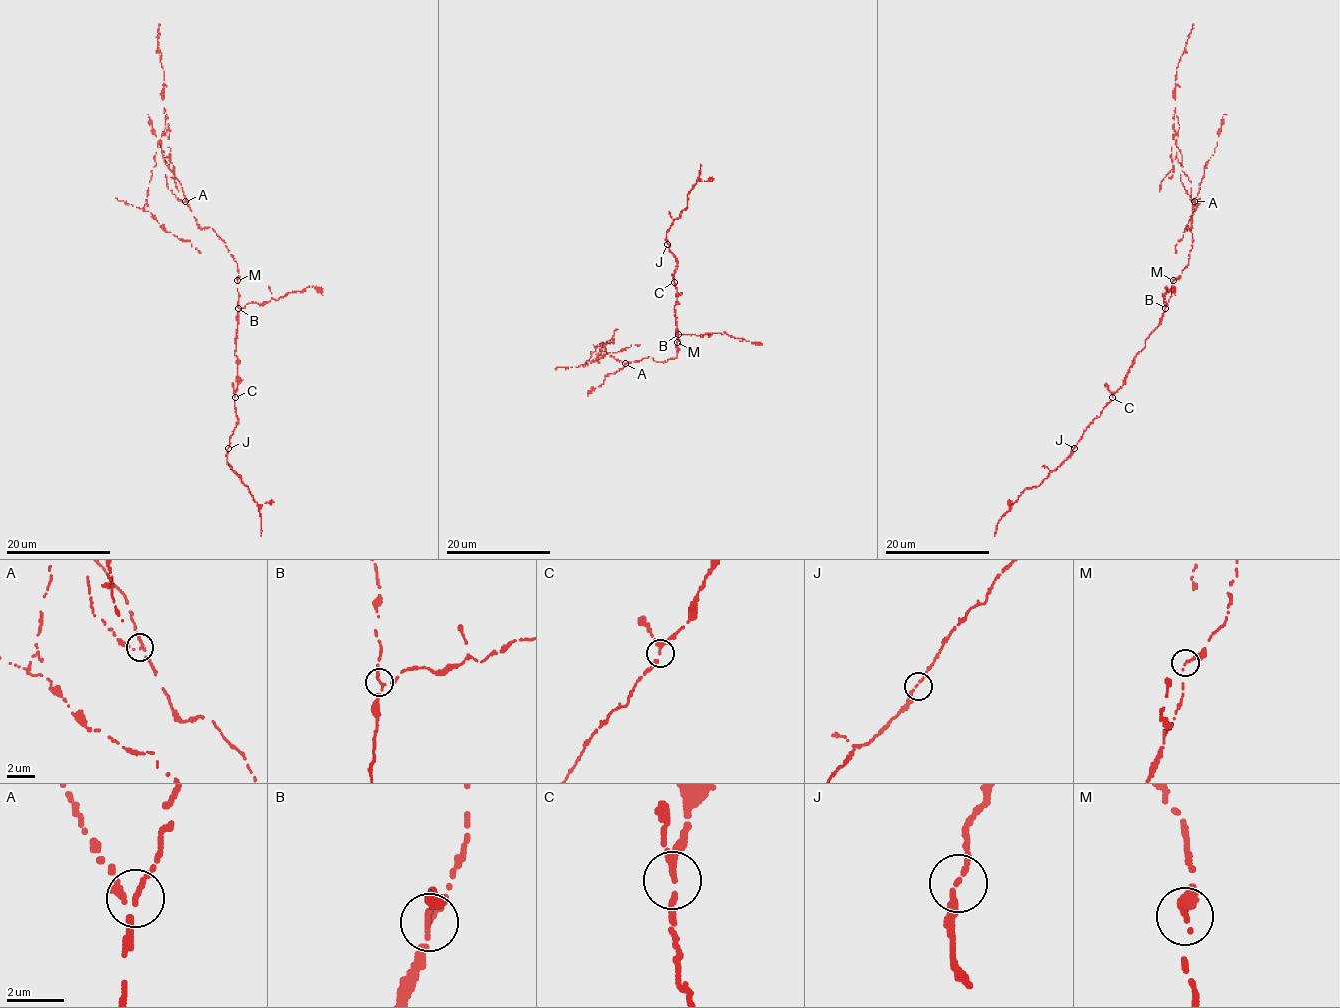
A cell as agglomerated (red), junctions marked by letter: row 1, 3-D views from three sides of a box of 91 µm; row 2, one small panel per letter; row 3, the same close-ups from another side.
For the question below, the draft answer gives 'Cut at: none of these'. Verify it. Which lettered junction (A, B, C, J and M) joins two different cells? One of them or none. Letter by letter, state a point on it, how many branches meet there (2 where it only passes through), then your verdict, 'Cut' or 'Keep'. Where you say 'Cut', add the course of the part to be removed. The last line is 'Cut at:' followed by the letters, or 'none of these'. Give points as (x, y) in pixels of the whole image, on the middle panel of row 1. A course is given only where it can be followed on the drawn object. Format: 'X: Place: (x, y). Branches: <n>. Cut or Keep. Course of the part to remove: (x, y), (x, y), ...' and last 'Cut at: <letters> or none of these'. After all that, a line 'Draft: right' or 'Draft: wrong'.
A: Place: (625, 363). Branches: 3. Cut
B: Place: (678, 334). Branches: 3. Keep
C: Place: (674, 282). Branches: 3. Keep
J: Place: (667, 244). Branches: 2. Keep
M: Place: (677, 342). Branches: 2. Keep
Cut at: A
Draft: wrong

